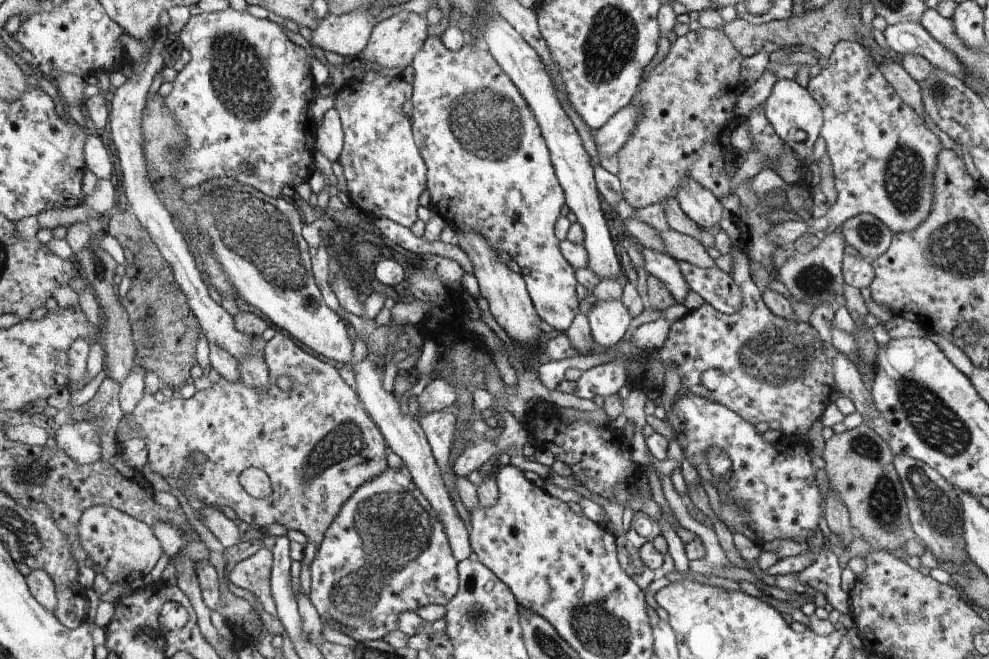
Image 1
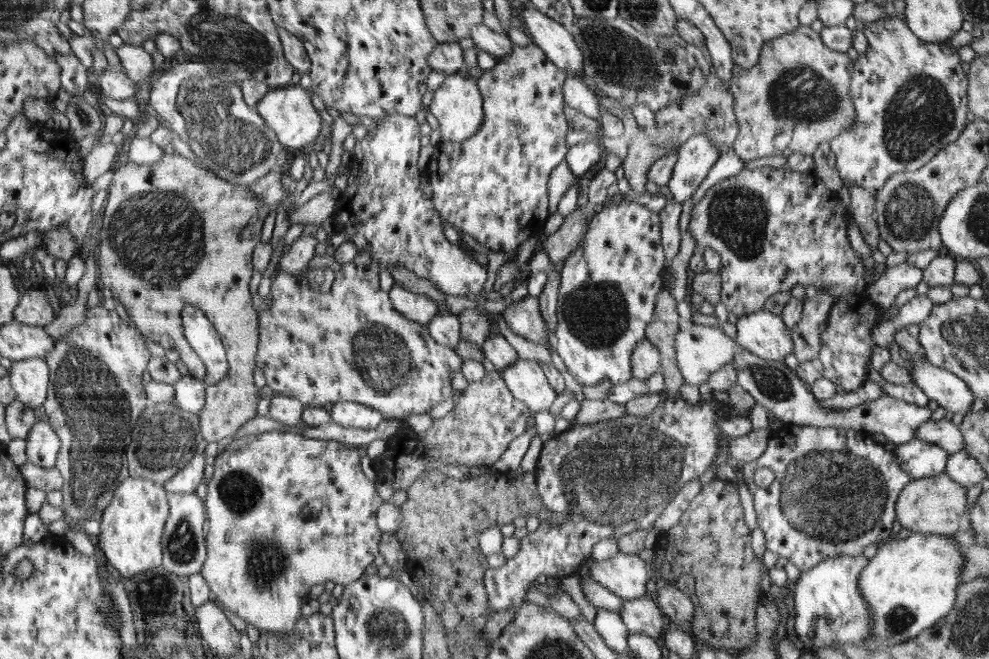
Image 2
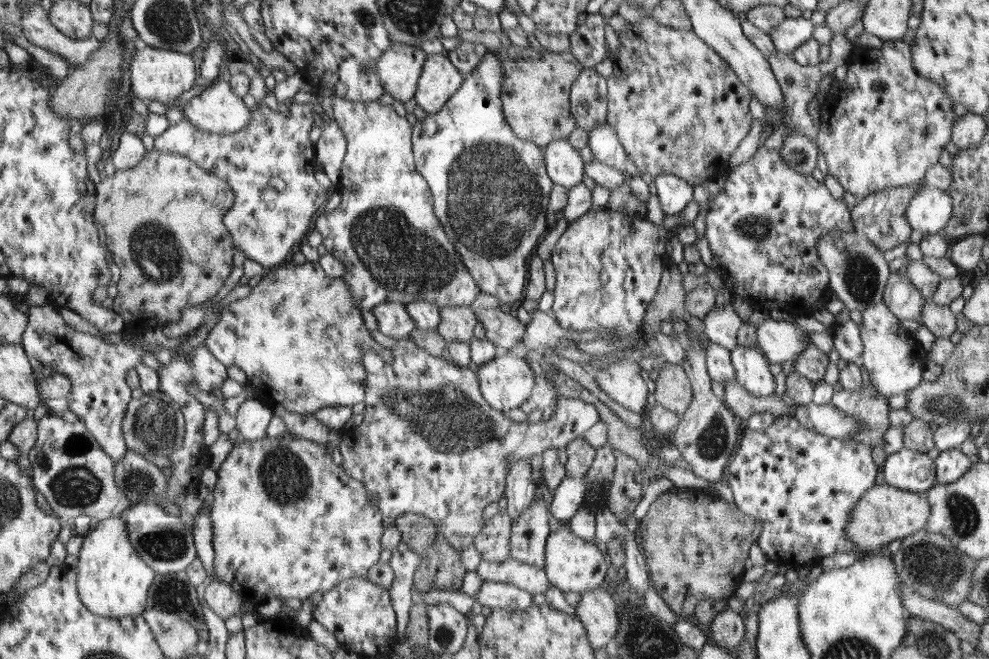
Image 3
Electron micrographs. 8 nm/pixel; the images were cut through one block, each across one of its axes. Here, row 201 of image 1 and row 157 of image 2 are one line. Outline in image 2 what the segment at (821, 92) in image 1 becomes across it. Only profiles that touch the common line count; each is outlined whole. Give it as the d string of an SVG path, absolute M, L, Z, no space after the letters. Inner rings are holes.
M901 17L872 21L863 32L868 48L853 64L848 87L856 119L852 127L834 137L829 146L836 157L835 169L843 184L860 186L874 194L891 176L922 168L939 150L960 136L969 122L966 117L968 81L962 70L961 57L953 46L920 40Z

